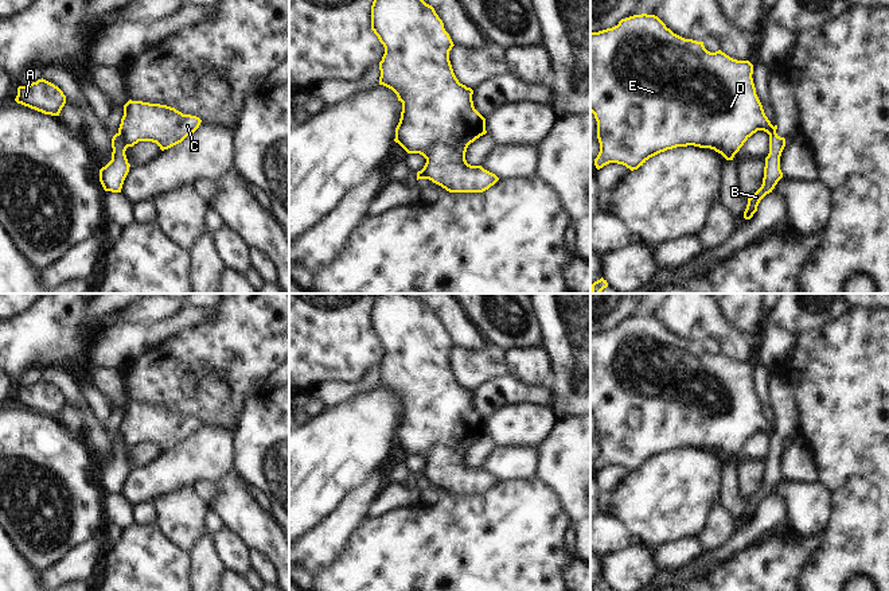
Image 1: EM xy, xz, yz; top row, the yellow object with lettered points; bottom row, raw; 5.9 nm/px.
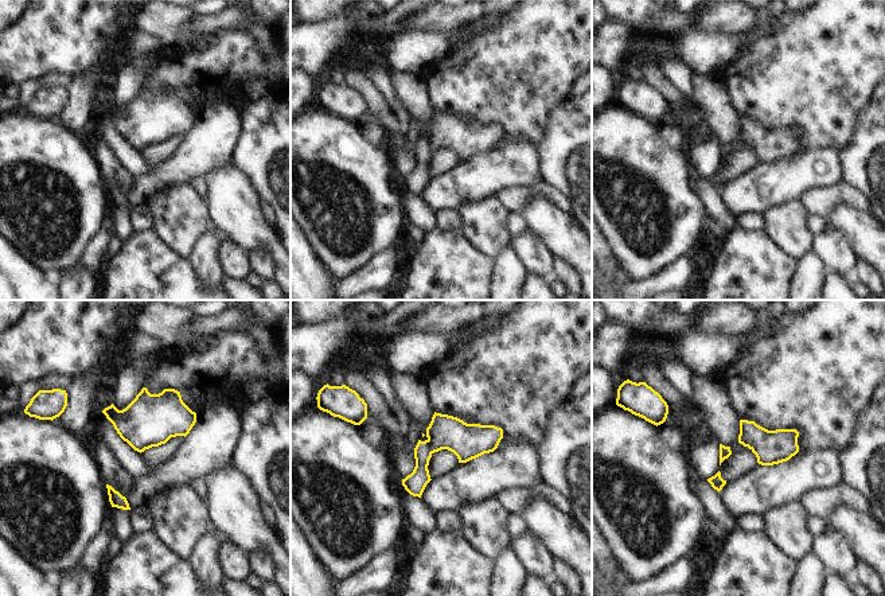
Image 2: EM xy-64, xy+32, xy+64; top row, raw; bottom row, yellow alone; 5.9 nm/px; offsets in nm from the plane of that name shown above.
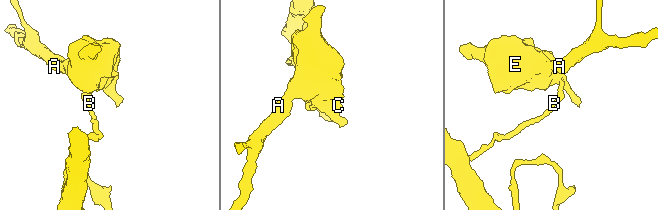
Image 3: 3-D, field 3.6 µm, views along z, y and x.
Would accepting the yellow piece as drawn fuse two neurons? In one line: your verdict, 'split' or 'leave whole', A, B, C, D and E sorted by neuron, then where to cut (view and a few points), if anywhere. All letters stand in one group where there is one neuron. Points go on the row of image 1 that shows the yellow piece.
split; A C D E / B; cut in xy along (119, 131), (128, 146)

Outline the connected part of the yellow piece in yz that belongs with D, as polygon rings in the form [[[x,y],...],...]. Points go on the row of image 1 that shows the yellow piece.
[[[633,15],[612,28],[590,32],[590,112],[597,121],[600,143],[596,168],[617,163],[633,171],[660,152],[687,145],[710,148],[733,160],[753,133],[775,131],[756,94],[752,74],[749,61],[733,59],[721,50],[710,53],[703,42],[674,34],[655,15]]]

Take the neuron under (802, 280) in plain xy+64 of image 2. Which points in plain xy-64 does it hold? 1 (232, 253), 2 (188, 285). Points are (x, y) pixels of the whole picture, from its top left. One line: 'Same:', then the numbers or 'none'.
Same: none

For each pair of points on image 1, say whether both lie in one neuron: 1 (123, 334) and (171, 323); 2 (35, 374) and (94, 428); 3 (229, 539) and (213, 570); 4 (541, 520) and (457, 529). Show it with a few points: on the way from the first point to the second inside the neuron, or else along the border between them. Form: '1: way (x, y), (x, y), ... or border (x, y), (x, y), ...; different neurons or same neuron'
1: way (135, 334), (159, 333); same neuron
2: border (41, 370), (43, 378); different neurons
3: border (210, 535), (214, 551), (226, 568); different neurons
4: way (521, 524), (487, 525), (483, 529), (478, 529); same neuron

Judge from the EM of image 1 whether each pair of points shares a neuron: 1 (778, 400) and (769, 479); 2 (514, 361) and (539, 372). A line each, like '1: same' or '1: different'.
1: same
2: same

